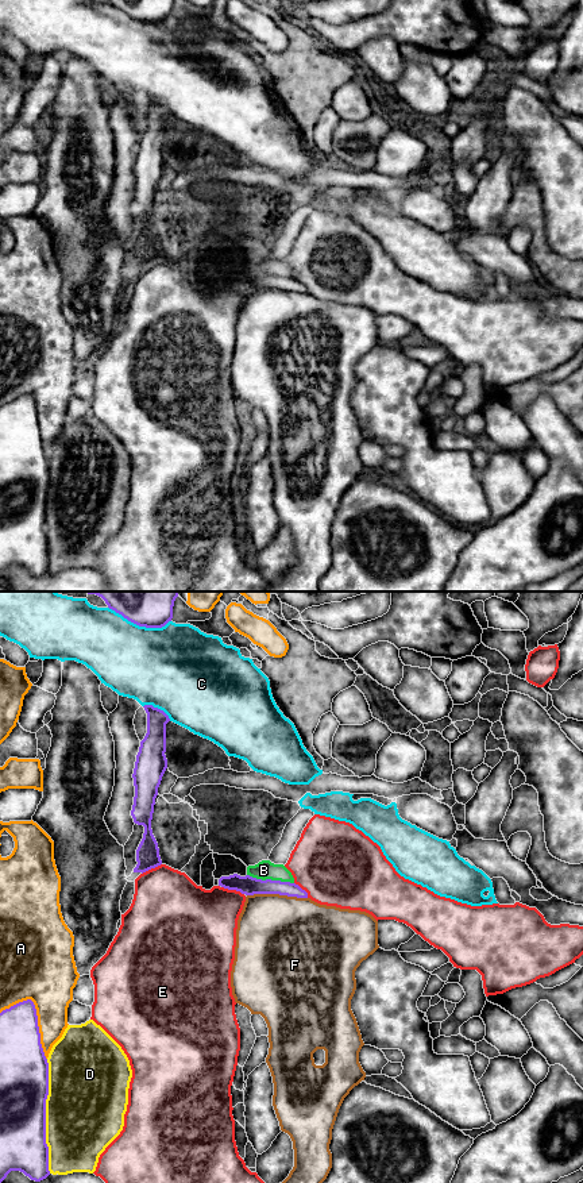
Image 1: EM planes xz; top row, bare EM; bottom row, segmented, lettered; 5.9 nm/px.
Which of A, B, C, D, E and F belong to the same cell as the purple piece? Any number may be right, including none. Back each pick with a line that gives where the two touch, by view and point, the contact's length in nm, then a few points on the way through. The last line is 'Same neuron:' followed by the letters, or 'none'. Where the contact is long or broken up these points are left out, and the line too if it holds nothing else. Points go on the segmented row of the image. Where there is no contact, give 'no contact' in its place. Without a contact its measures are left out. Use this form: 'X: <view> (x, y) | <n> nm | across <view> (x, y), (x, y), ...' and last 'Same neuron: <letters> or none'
Same neuron: none

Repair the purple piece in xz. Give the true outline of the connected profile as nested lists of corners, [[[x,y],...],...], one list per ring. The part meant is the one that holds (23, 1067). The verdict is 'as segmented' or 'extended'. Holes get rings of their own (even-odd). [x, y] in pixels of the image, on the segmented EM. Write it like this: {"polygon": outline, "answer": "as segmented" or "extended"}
{"polygon": [[[27,999],[0,1013],[0,1183],[11,1171],[20,1171],[35,1182],[50,1175],[47,1095],[49,1063],[40,1044],[35,1005]]], "answer": "as segmented"}

